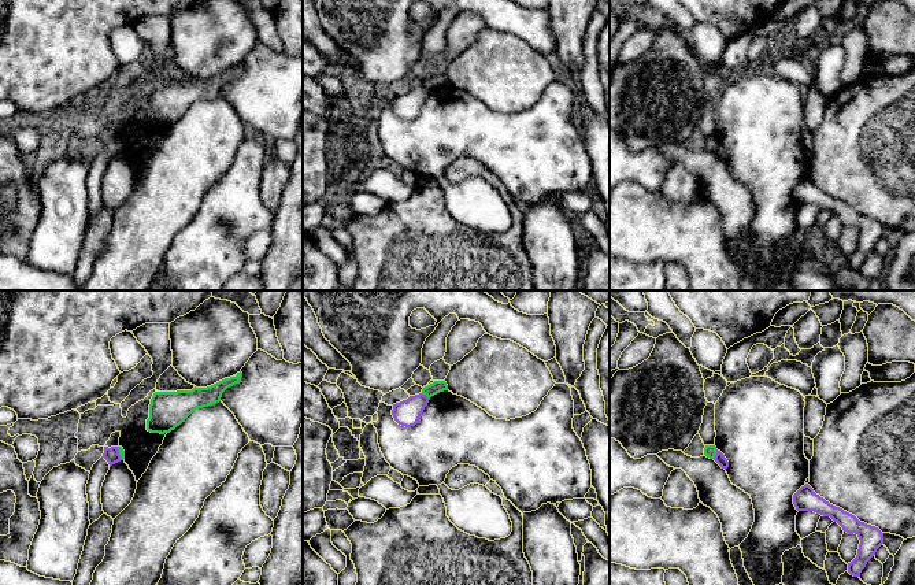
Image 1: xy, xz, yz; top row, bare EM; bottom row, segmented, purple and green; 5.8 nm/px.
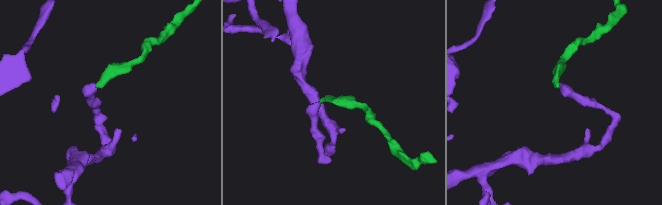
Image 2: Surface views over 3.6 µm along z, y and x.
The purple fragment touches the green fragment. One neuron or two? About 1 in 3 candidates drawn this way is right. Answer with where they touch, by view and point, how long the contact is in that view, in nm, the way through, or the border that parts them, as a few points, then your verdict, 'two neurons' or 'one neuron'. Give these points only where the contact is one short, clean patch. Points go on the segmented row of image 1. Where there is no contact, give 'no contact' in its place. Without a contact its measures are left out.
meets purple in yz at (717, 454); contact 60 nm long; runs through yz (719, 458), (717, 454), (710, 451); one neuron

